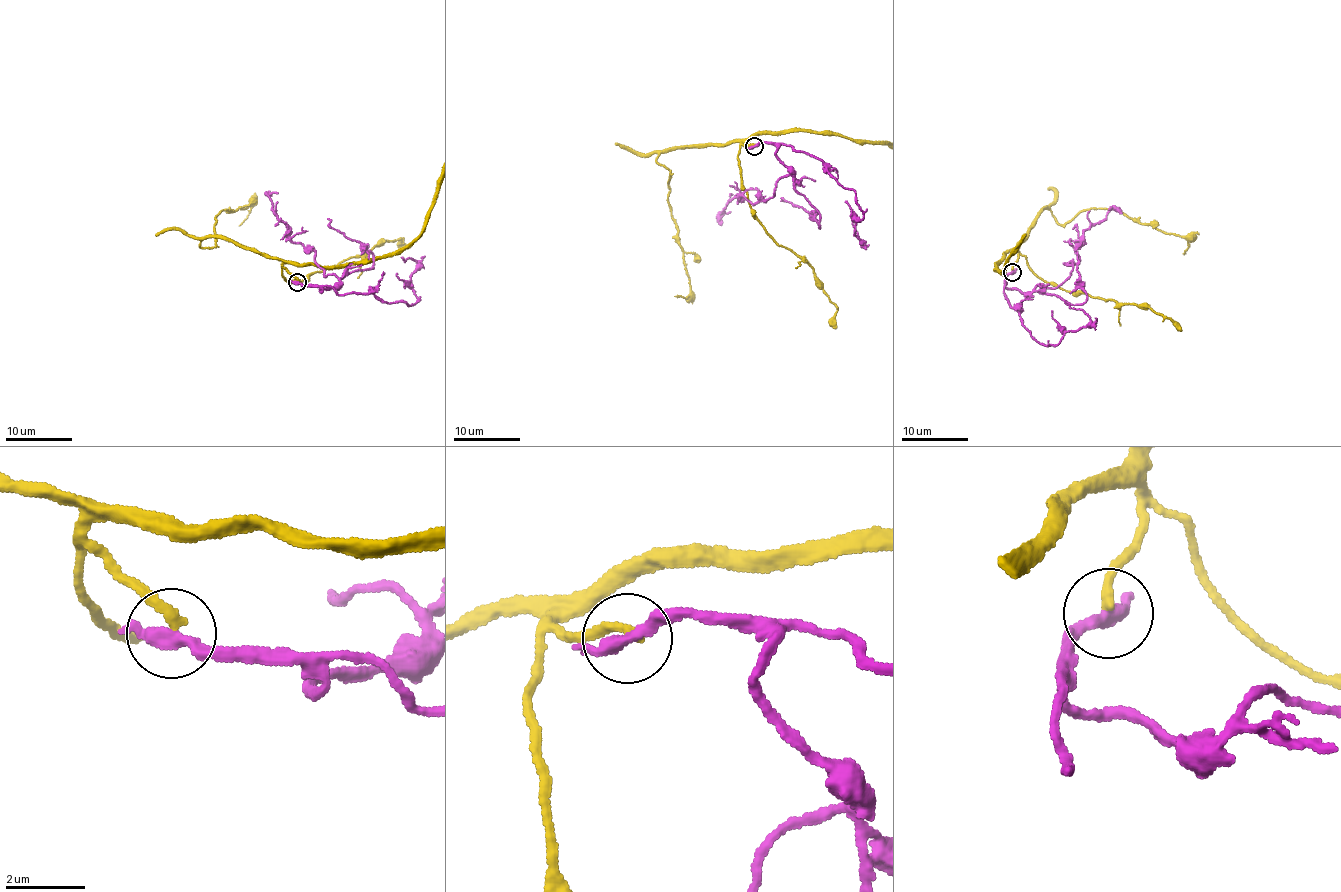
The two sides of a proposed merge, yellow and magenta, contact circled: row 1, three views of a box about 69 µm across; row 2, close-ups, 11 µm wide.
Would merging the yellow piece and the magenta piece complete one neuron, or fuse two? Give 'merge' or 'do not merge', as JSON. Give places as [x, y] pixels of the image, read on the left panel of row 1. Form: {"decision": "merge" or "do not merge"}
{"decision": "do not merge"}

